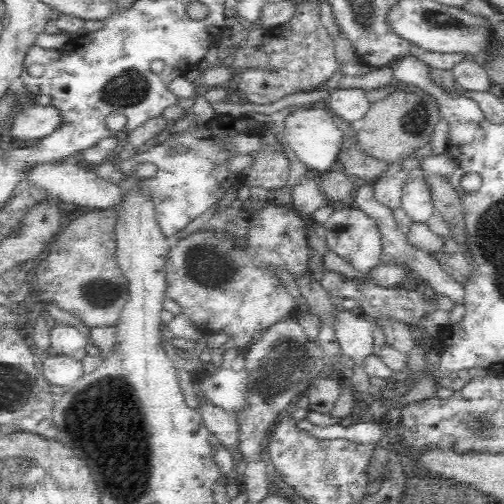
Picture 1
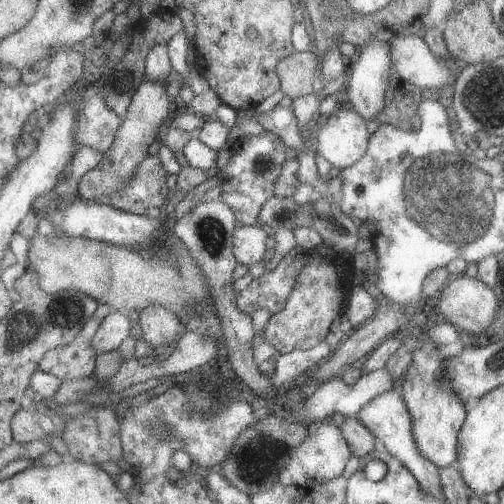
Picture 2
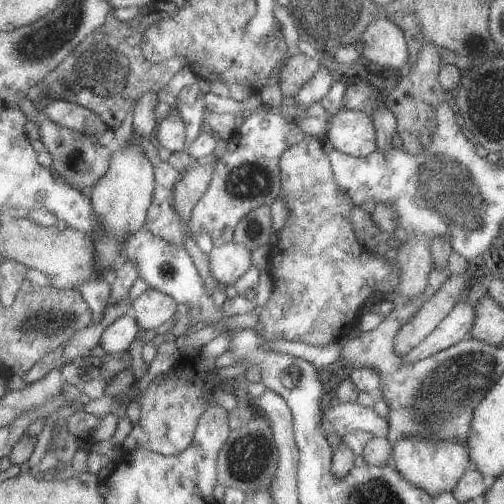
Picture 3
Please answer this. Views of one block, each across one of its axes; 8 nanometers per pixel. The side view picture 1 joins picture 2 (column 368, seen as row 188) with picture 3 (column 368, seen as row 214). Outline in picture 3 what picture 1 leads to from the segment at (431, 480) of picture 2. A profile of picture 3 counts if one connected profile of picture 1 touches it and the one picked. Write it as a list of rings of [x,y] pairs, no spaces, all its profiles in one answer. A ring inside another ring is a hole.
[[[335,402],[325,406],[323,414],[323,430],[335,432],[343,438],[347,432],[371,432],[375,438],[389,438],[389,418],[379,416],[375,408],[359,406],[357,402]]]

